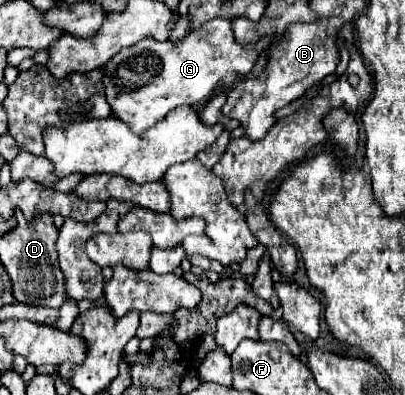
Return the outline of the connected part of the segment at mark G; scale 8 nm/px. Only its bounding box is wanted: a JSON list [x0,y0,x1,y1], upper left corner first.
[104,19,270,133]

